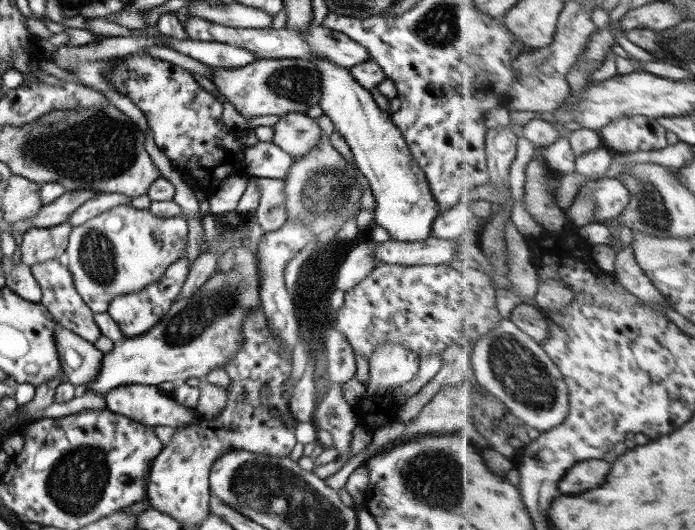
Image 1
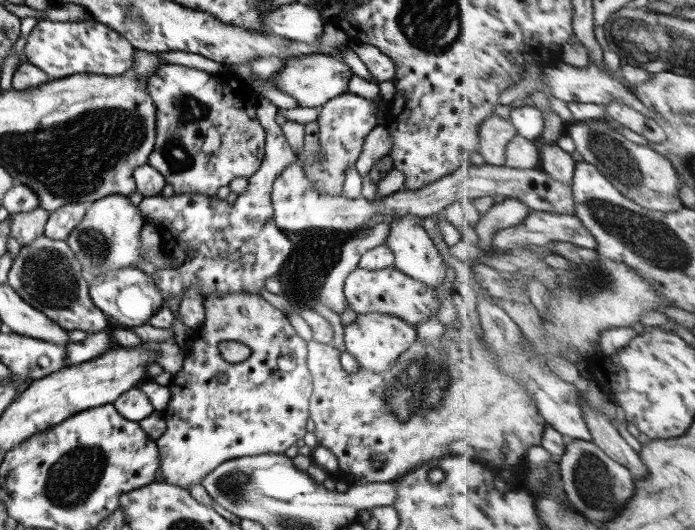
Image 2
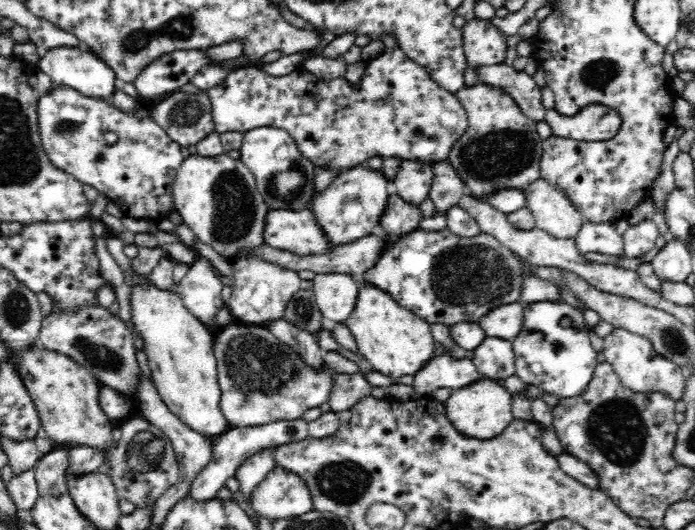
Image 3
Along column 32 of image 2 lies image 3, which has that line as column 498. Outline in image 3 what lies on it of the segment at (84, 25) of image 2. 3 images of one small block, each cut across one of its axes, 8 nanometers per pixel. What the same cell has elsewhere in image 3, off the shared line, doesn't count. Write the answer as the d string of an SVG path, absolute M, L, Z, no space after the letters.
M477 17L468 20L460 30L467 64L464 70L465 86L482 84L484 81L480 77L479 68L498 66L506 62L506 54L509 50L508 36L494 27L490 20Z

